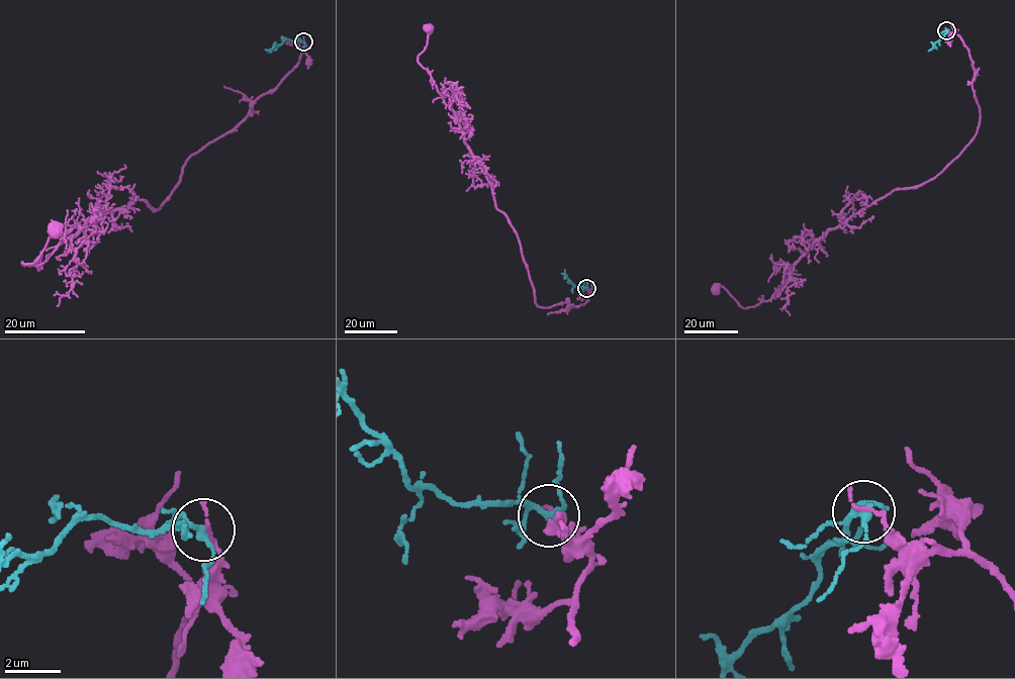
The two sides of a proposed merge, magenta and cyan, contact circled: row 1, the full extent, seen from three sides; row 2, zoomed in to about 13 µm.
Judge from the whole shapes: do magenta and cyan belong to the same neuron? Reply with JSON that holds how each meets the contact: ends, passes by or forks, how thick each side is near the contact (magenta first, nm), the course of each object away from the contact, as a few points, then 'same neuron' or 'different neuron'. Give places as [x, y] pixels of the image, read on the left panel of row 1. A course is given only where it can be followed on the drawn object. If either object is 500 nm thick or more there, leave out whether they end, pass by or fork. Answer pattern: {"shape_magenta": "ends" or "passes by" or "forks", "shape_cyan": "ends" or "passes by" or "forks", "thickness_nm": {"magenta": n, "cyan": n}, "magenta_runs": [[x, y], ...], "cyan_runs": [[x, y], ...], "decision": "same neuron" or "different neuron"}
{"shape_magenta": "ends", "shape_cyan": "forks", "thickness_nm": {"magenta": 150, "cyan": 180}, "magenta_runs": [[303, 41], [299, 62], [185, 163], [159, 208], [135, 199], [98, 211], [37, 267], [22, 264], [51, 230]], "cyan_runs": [[303, 41], [287, 39], [275, 45], [271, 52]], "decision": "different neuron"}

